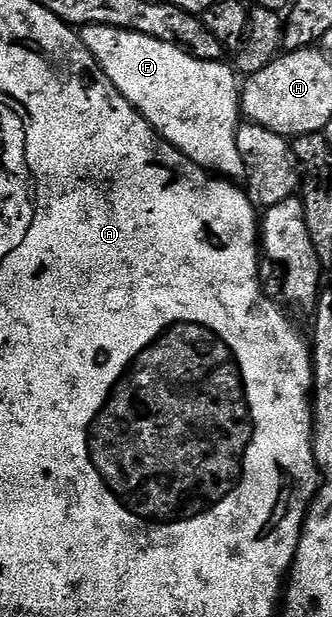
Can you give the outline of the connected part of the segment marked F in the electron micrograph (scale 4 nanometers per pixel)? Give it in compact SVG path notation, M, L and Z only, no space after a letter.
M88 26L79 32L81 41L90 49L94 61L106 73L106 77L134 105L148 124L170 145L174 145L190 161L194 161L205 171L213 172L233 181L244 179L242 153L238 153L238 137L236 130L242 122L240 109L241 84L238 75L227 62L202 61L182 48L166 41L158 41L154 37L137 35L135 31L123 31L110 26Z

